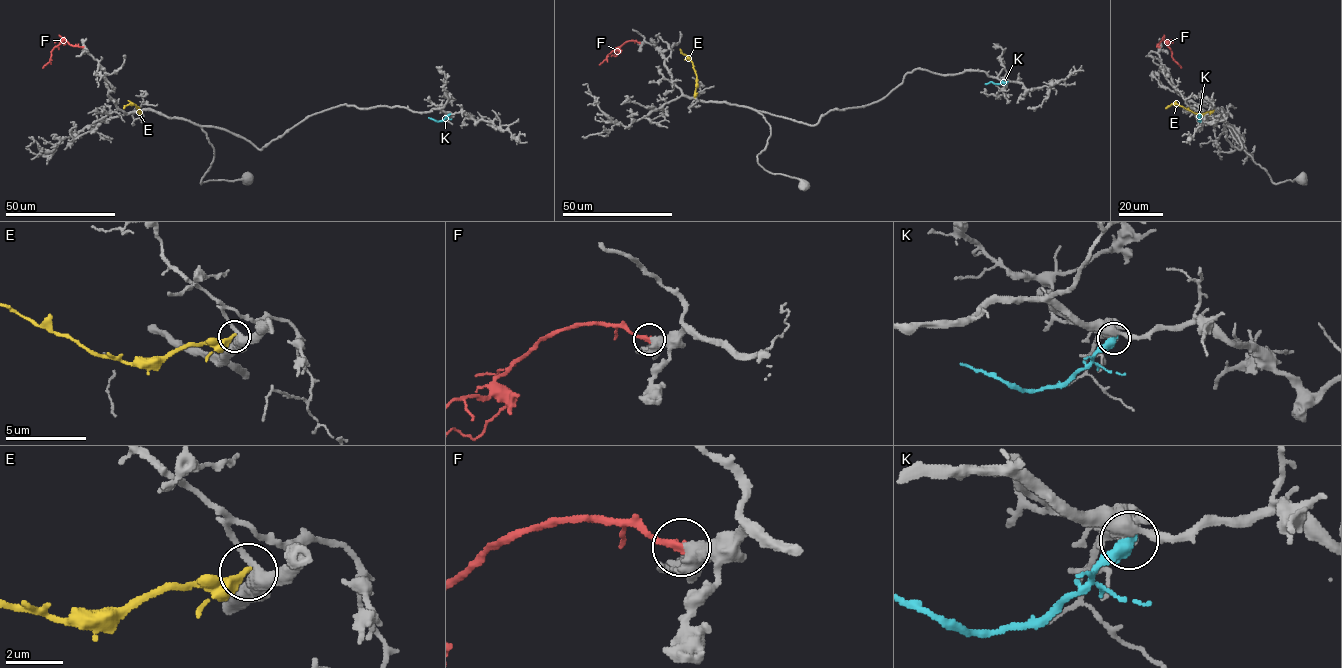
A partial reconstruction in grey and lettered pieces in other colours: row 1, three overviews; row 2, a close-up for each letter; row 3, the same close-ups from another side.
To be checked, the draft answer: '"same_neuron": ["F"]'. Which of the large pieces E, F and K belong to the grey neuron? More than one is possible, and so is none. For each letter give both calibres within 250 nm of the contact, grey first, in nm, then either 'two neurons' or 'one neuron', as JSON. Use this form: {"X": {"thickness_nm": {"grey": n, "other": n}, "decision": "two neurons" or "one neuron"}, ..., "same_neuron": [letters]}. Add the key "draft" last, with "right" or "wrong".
{"E": {"thickness_nm": {"grey": 400, "other": 380}, "decision": "two neurons"}, "F": {"thickness_nm": {"grey": 400, "other": 280}, "decision": "one neuron"}, "K": {"thickness_nm": {"grey": 480, "other": 550}, "decision": "two neurons"}, "same_neuron": ["F"], "draft": "right"}

